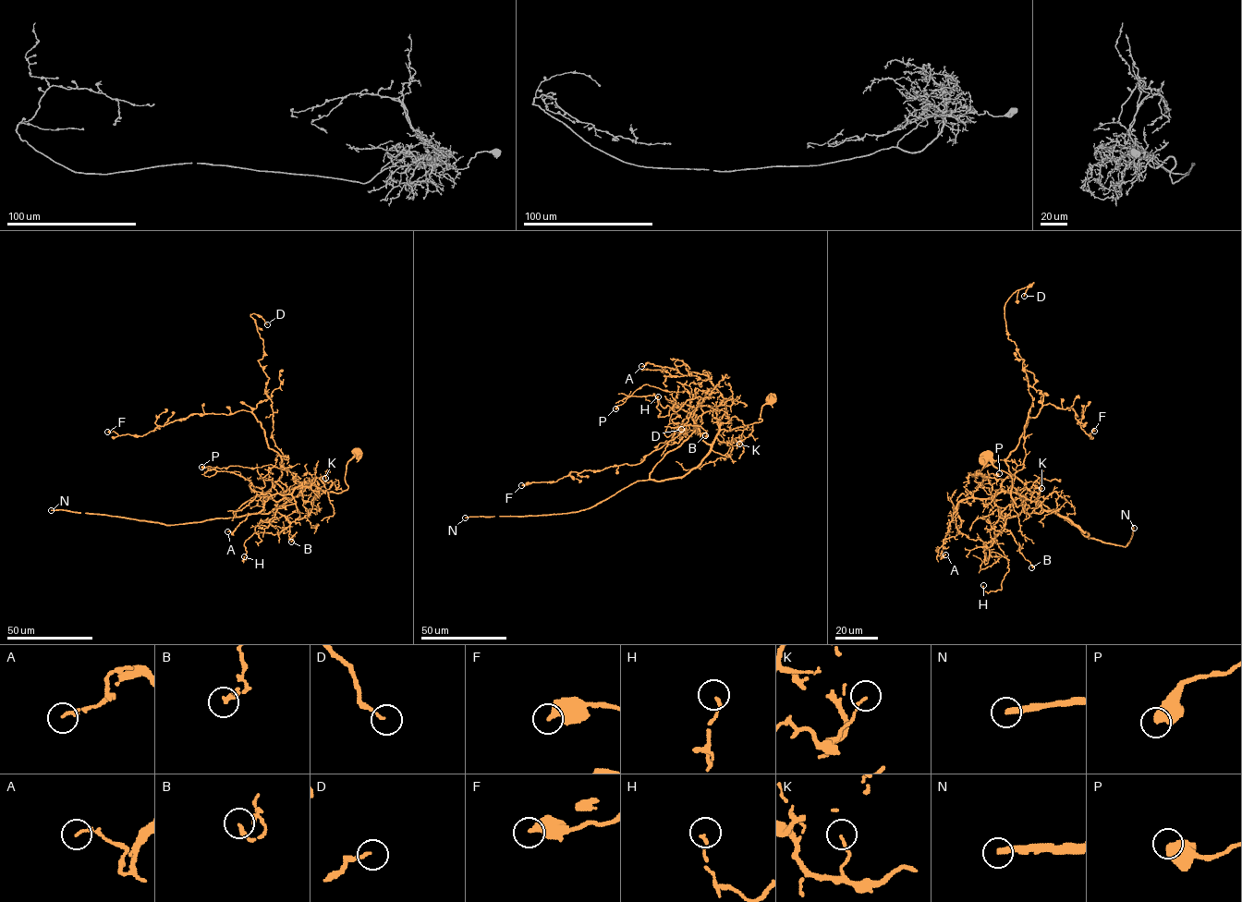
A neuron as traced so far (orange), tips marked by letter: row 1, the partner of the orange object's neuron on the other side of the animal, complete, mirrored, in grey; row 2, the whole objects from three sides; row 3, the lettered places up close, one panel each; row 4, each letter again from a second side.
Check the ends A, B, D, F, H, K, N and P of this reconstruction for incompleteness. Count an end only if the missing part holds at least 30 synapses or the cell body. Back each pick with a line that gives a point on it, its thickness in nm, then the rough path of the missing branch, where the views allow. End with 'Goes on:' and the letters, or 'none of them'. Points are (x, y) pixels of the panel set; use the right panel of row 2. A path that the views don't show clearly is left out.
N: place (1134, 528); calibre 280 nm; course (1134, 528), (1132, 546), (1094, 562), (1072, 518), (1041, 511), (1029, 477), (1046, 435), (1080, 420), (1091, 438)
Goes on: N

